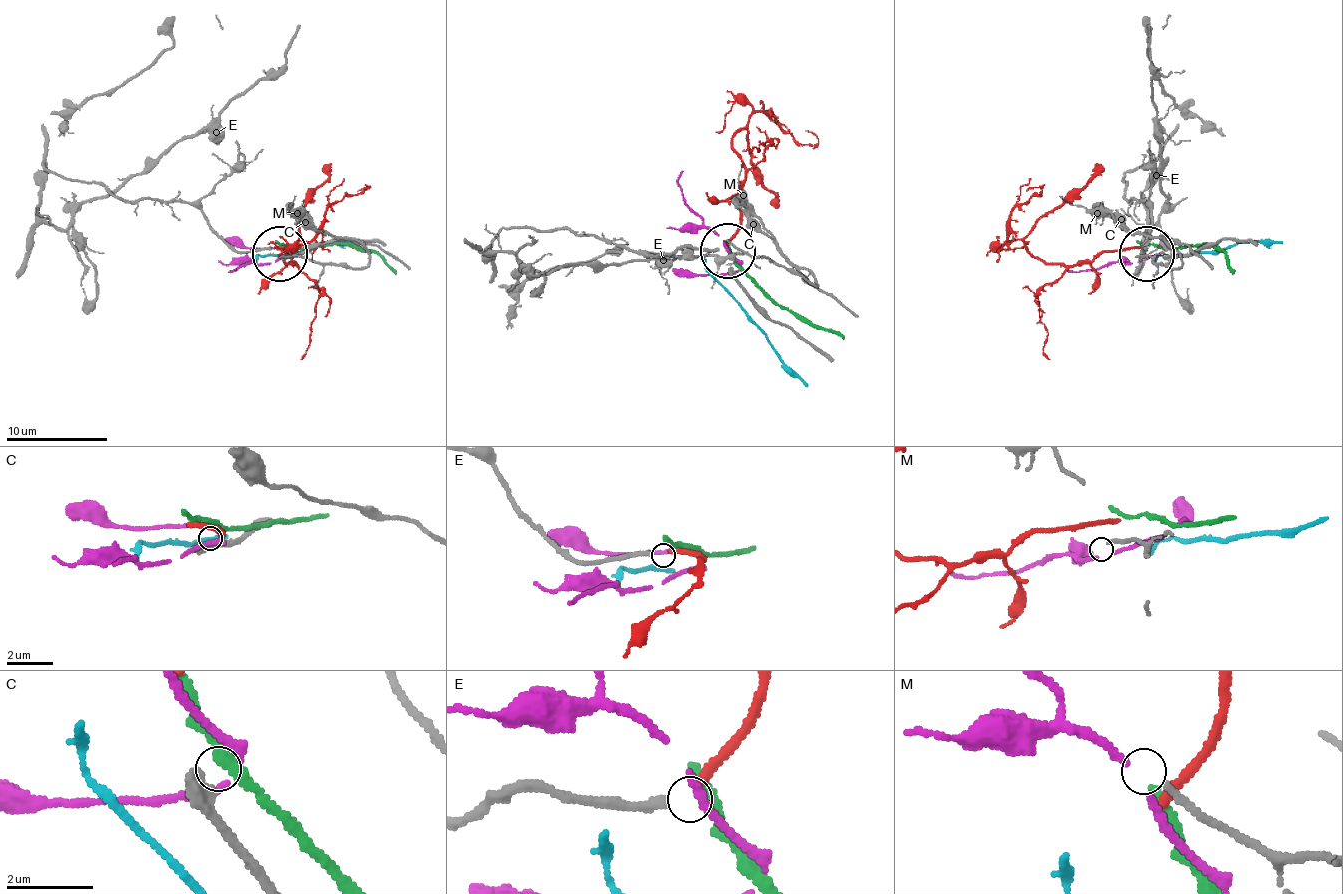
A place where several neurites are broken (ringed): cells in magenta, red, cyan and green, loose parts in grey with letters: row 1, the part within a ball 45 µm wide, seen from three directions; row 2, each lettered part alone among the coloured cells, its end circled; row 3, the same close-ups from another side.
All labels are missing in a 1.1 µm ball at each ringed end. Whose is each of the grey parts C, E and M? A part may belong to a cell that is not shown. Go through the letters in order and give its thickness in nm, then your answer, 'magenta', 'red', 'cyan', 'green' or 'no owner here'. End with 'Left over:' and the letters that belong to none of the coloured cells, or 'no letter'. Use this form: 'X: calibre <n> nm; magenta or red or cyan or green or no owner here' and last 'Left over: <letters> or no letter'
C: calibre 380 nm; magenta
E: calibre 200 nm; red
M: calibre 150 nm; no owner here
Left over: M

